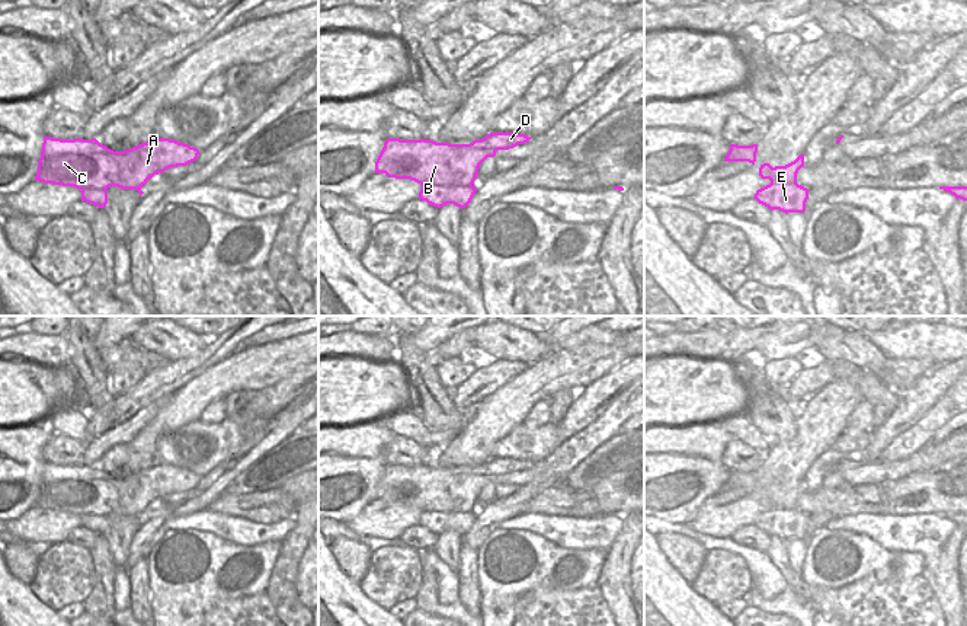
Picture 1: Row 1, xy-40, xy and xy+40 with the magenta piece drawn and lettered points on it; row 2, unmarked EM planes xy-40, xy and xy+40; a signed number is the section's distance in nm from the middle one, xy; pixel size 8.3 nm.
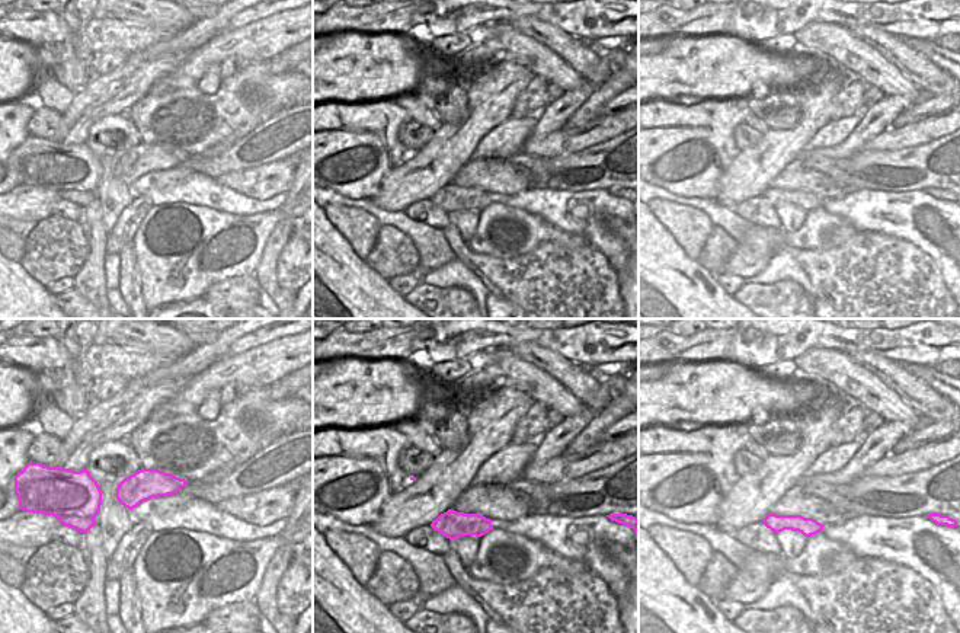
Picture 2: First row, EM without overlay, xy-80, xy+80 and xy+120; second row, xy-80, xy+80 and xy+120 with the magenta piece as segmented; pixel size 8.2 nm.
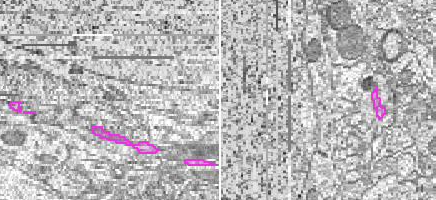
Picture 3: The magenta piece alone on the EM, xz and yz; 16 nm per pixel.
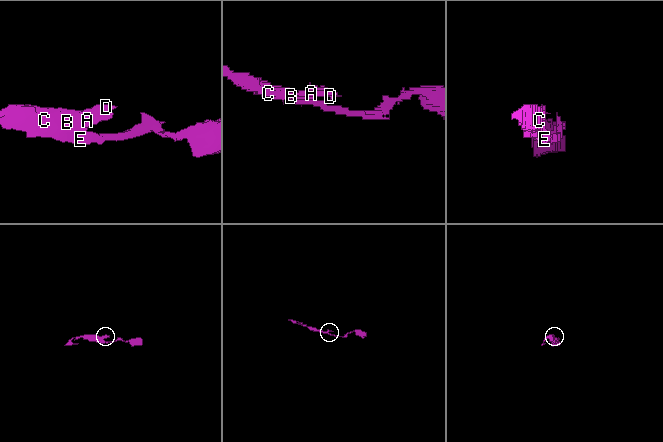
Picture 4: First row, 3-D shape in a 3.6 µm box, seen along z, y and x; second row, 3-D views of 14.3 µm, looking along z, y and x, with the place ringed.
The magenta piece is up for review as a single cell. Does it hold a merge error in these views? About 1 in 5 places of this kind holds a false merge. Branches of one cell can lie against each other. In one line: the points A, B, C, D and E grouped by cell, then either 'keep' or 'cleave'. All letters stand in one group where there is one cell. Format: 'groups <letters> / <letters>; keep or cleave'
groups A B C D E; keep

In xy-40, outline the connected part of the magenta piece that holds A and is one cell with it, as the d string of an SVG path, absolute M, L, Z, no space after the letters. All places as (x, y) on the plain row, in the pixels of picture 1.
M45 461L35 505L74 512L81 517L81 527L105 534L109 512L137 515L141 523L141 514L154 501L186 492L198 480L198 475L170 464L150 466L129 476L113 478L96 464L61 466Z

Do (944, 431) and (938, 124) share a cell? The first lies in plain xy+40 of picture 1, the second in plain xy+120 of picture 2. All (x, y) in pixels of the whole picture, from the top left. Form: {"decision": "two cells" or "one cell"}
{"decision": "two cells"}

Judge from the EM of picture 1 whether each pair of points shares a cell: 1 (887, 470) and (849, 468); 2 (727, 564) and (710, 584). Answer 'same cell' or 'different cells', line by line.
1: same cell
2: same cell

